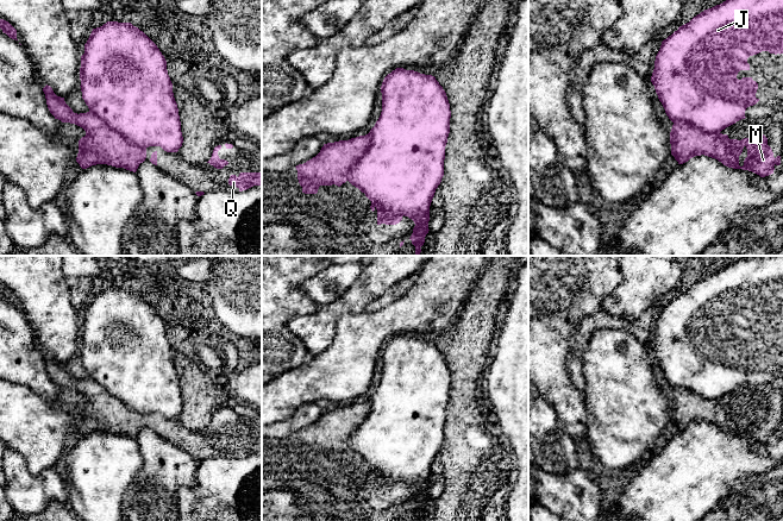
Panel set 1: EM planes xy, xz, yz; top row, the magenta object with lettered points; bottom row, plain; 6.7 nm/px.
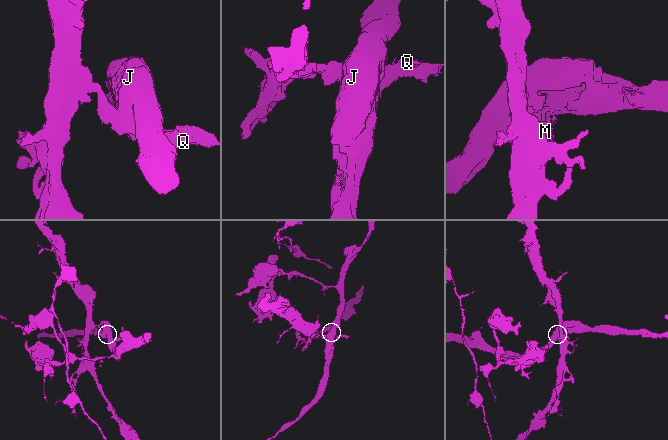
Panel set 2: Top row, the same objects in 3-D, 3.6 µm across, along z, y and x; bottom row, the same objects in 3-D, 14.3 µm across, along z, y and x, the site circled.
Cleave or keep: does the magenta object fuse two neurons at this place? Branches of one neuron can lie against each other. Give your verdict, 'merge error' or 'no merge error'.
merge error

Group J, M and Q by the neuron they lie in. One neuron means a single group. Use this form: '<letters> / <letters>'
J / M Q

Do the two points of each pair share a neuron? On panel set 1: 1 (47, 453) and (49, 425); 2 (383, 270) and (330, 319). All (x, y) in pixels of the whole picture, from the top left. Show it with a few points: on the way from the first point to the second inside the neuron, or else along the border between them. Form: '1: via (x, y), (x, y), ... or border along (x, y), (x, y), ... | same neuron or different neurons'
1: via (47, 446), (47, 432) | same neuron
2: via (370, 283), (351, 302), (343, 306) | same neuron

